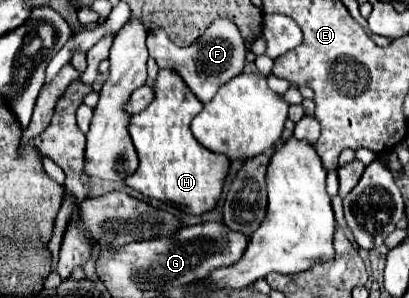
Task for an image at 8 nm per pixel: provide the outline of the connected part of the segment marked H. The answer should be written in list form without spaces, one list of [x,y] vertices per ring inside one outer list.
[[[161,70],[154,92],[155,102],[151,102],[145,112],[135,114],[129,124],[139,168],[133,176],[125,178],[125,184],[151,200],[173,204],[185,214],[201,216],[217,206],[231,162],[223,154],[205,150],[193,138],[189,122],[203,110],[203,104],[189,94],[189,88],[177,74]]]

